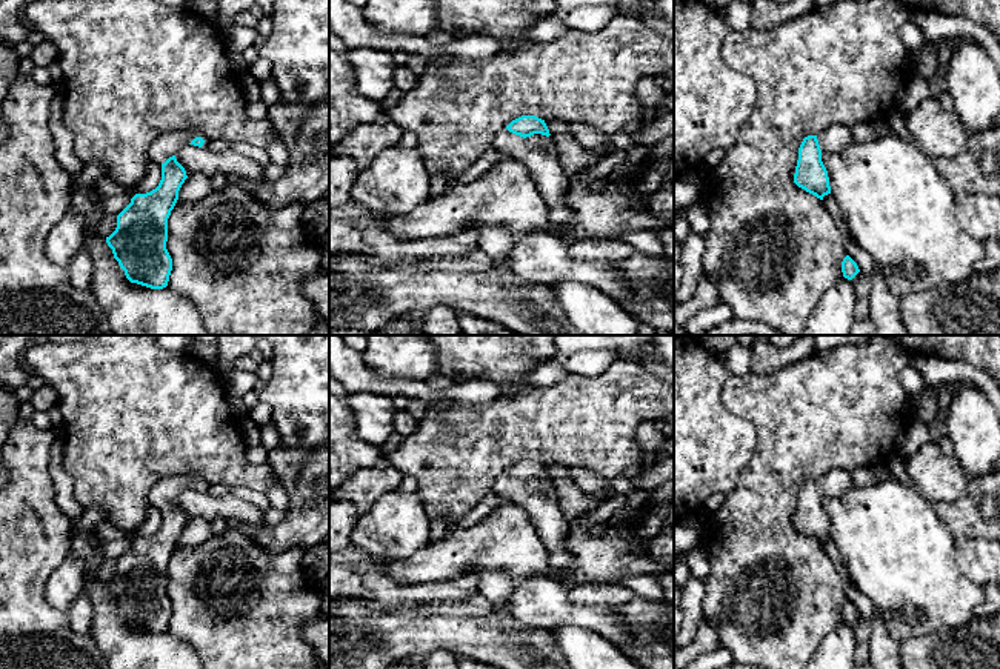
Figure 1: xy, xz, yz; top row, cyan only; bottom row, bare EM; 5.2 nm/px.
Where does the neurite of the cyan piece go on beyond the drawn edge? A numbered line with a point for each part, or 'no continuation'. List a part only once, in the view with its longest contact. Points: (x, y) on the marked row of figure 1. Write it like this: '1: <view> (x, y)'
1: xy (170, 143)

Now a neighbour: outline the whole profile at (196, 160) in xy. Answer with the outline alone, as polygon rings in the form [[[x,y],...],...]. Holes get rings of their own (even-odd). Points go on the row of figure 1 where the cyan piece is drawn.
[[[185,145],[175,154],[175,158],[185,168],[188,177],[192,174],[205,174],[211,178],[215,174],[223,174],[226,177],[265,180],[266,177],[275,175],[274,169],[265,168],[232,149],[215,152],[208,148]]]

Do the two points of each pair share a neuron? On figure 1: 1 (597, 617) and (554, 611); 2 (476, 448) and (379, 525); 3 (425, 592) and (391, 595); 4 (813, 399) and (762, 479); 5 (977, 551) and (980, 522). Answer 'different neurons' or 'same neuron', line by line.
1: same neuron
2: different neurons
3: same neuron
4: same neuron
5: different neurons

